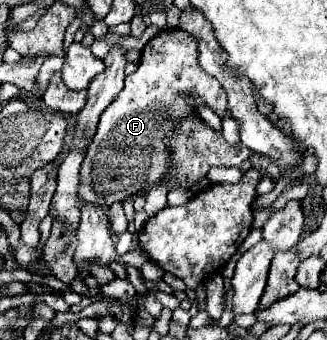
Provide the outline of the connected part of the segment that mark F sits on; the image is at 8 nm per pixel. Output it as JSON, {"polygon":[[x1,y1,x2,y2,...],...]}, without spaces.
{"polygon":[[179,28,163,30,145,44,139,68,125,78,123,90,101,114,97,134,81,165,79,198,97,206,111,206,161,182,161,174,169,170,169,130,181,118,199,114,189,94,199,96,217,116,229,116,223,86,217,78,209,78,197,62,197,40]]}

